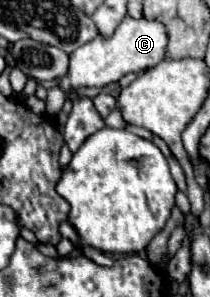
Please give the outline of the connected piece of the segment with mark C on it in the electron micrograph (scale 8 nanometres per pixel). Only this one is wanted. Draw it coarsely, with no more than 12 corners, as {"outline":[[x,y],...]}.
{"outline":[[131,18],[69,56],[63,90],[107,86],[159,64],[167,30]]}

